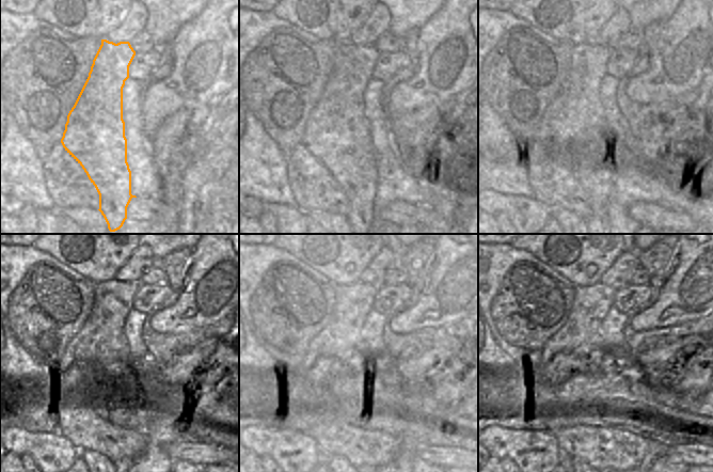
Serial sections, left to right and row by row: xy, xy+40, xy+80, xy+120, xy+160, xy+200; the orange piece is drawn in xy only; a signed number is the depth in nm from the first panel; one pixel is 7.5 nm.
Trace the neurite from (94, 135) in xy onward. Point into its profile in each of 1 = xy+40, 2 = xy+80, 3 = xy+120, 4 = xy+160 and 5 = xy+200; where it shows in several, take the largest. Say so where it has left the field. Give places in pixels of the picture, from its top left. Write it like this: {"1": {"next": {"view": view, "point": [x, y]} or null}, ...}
{"1": {"next": {"view": "xy+40", "point": [336, 134]}}, "2": {"next": {"view": "xy+80", "point": [575, 114]}}, "3": {"next": {"view": "xy+120", "point": [101, 340]}}, "4": {"next": {"view": "xy+160", "point": [342, 337]}}, "5": {"next": {"view": "xy+200", "point": [590, 304]}}}

